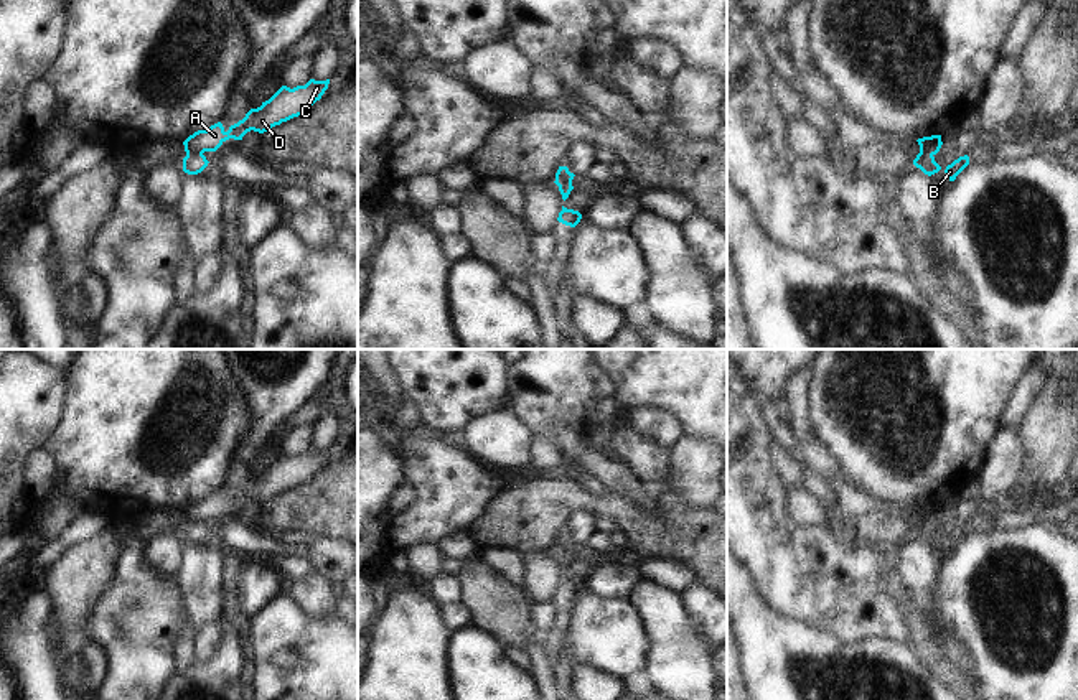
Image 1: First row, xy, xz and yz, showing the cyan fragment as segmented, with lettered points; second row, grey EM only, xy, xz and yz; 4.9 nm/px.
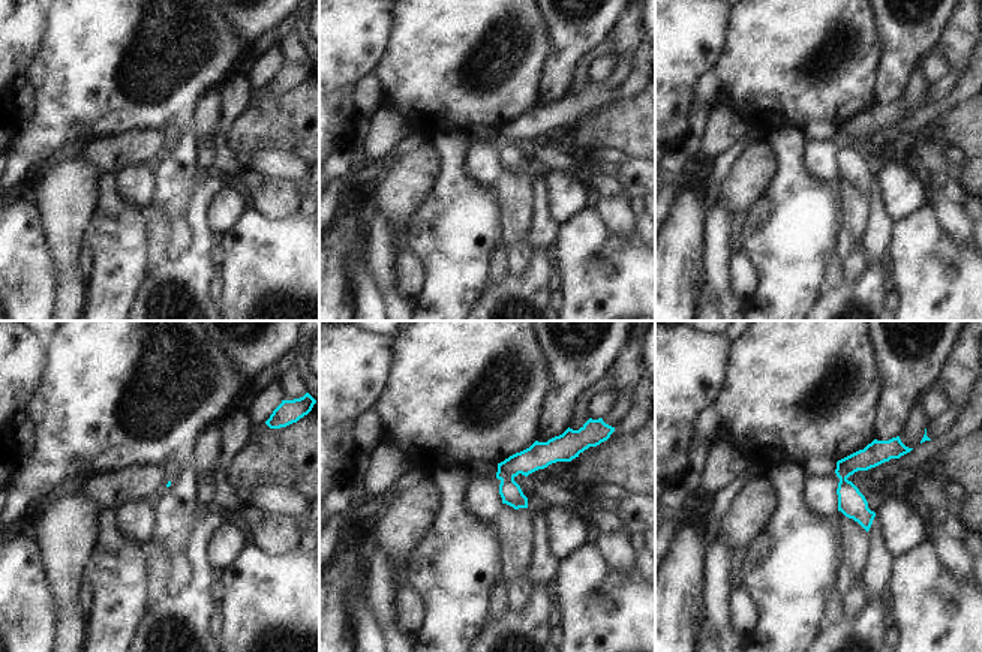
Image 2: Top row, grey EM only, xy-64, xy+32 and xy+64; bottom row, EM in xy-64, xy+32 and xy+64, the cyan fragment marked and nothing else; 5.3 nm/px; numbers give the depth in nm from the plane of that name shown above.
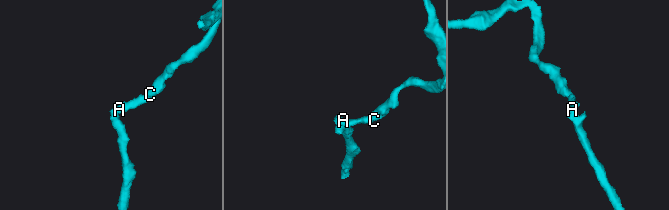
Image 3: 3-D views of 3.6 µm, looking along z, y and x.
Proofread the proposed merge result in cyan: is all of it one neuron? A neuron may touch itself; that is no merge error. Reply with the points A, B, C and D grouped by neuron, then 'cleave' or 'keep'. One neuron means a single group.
A C D / B | cleave

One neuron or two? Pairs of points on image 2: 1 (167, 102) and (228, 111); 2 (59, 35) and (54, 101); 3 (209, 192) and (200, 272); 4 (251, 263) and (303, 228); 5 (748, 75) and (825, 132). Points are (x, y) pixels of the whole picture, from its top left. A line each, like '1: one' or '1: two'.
1: two
2: one
3: one
4: one
5: two

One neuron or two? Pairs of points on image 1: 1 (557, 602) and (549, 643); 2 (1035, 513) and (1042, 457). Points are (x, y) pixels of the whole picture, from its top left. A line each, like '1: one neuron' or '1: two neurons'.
1: one neuron
2: two neurons

